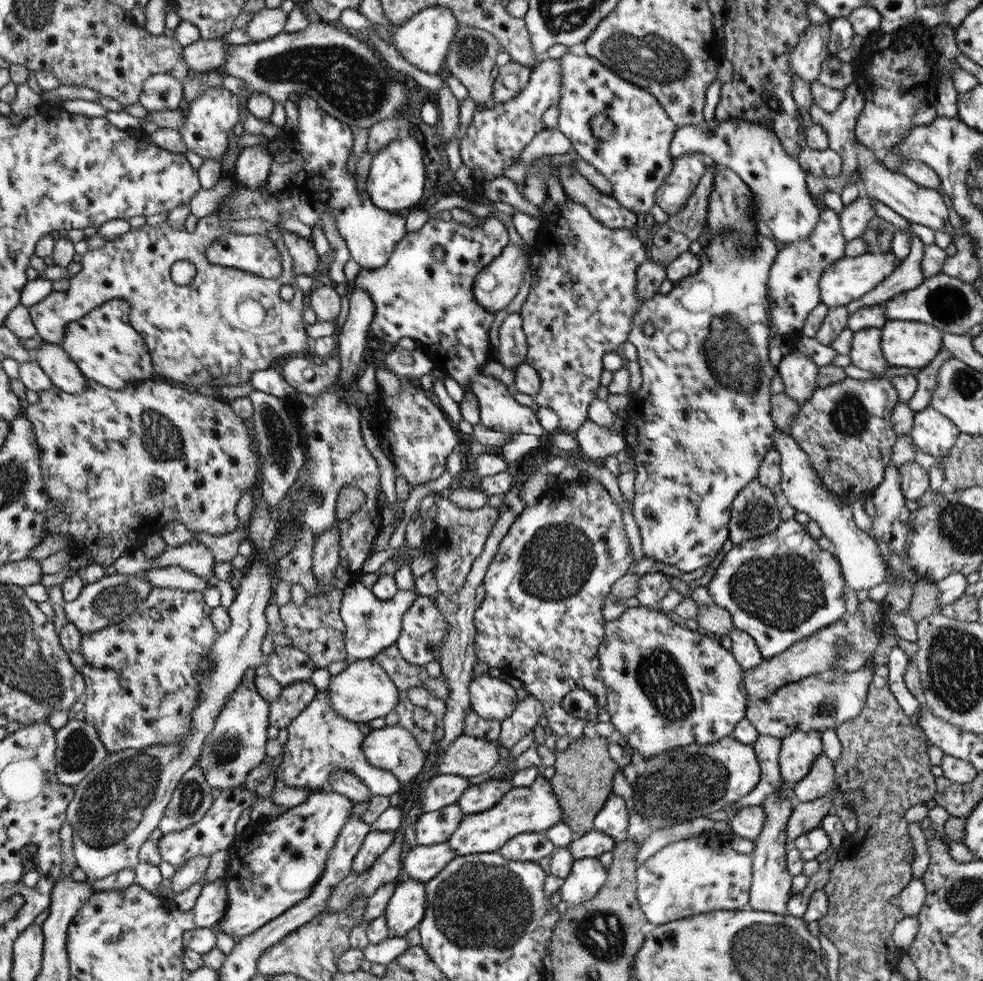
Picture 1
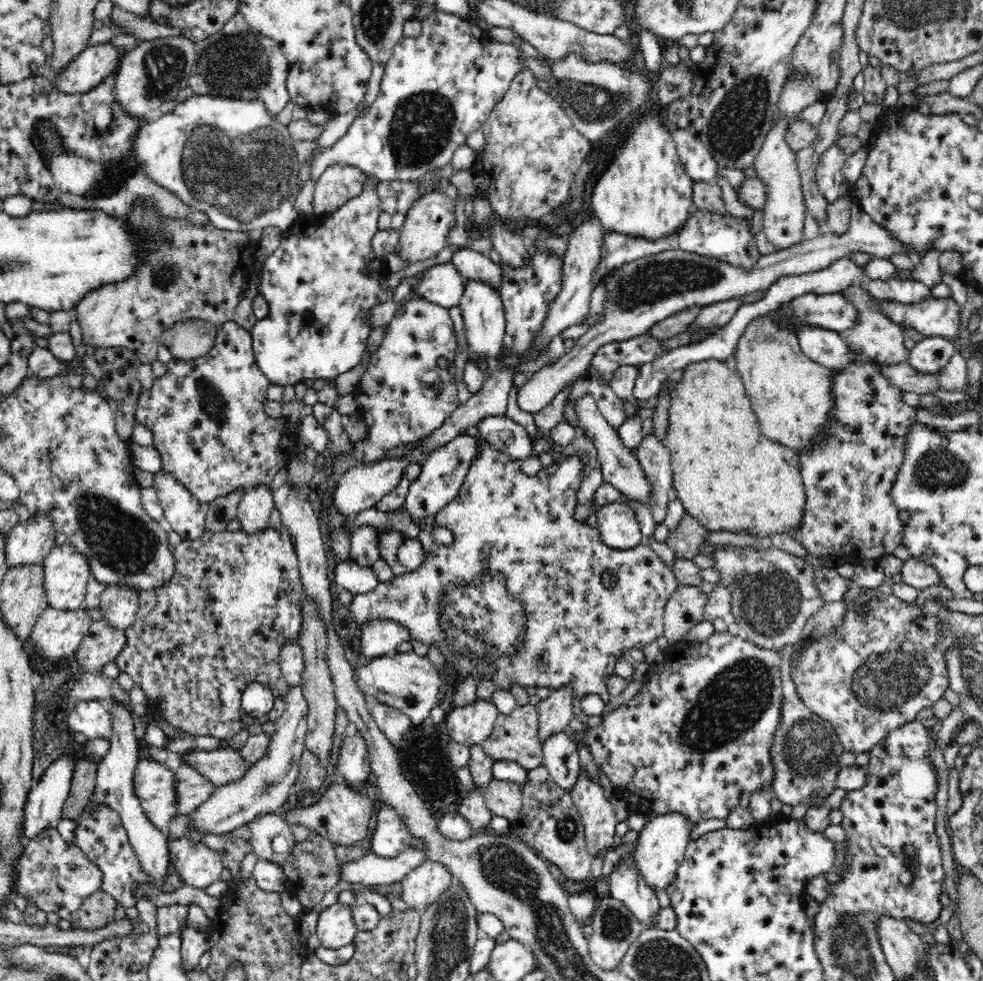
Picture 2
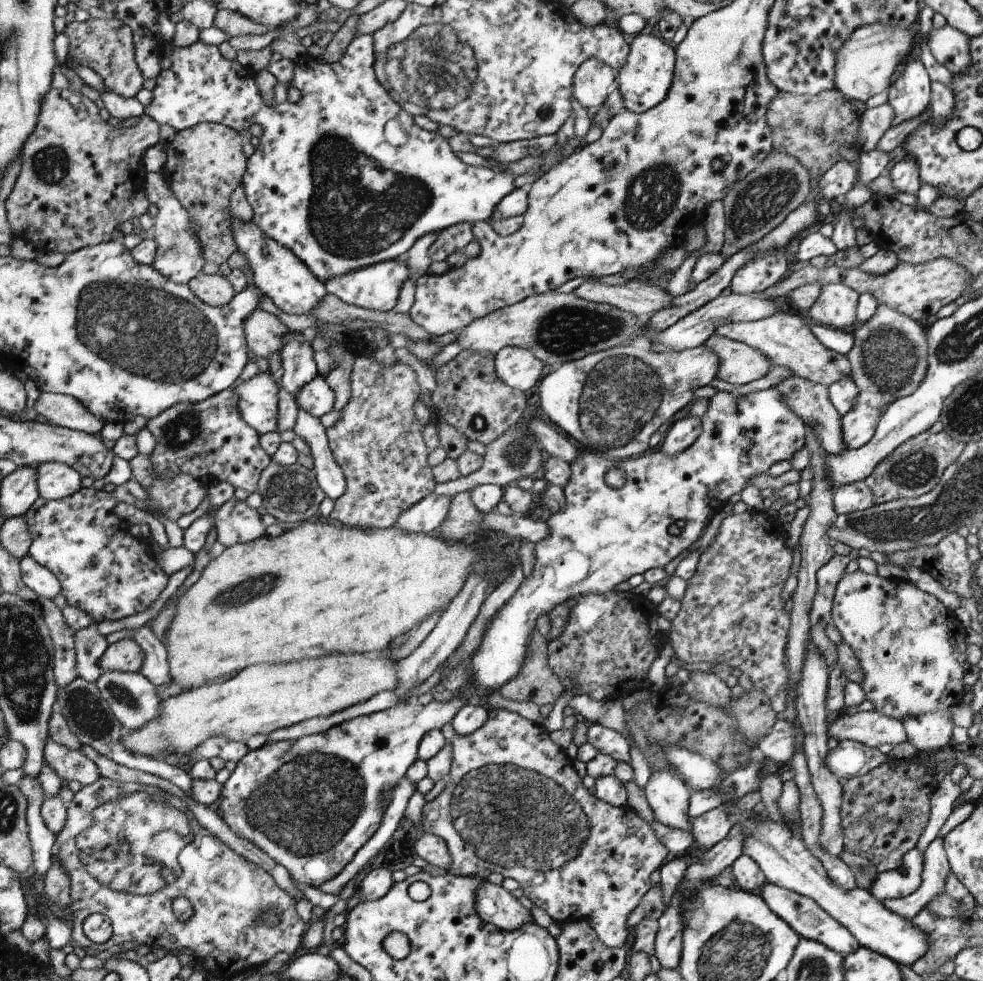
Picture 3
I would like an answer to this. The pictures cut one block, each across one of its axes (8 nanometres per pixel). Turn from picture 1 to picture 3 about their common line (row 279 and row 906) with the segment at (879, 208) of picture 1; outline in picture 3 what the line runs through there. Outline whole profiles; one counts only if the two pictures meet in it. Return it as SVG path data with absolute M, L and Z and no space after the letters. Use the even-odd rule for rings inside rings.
M938 836L925 850L920 888L908 896L882 901L888 910L902 918L915 920L930 900L938 898L942 892L945 892L946 878L951 868L943 842L944 839Z

